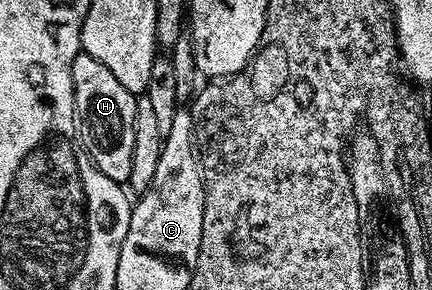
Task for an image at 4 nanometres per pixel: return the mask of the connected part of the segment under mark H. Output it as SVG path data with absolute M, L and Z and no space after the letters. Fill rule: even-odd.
M80 51L77 58L73 58L73 90L75 91L75 127L79 134L79 142L87 151L96 168L101 170L109 178L113 178L121 185L127 184L129 178L129 166L133 166L133 118L135 117L136 93L125 90L113 73L97 58L90 56L88 52Z

